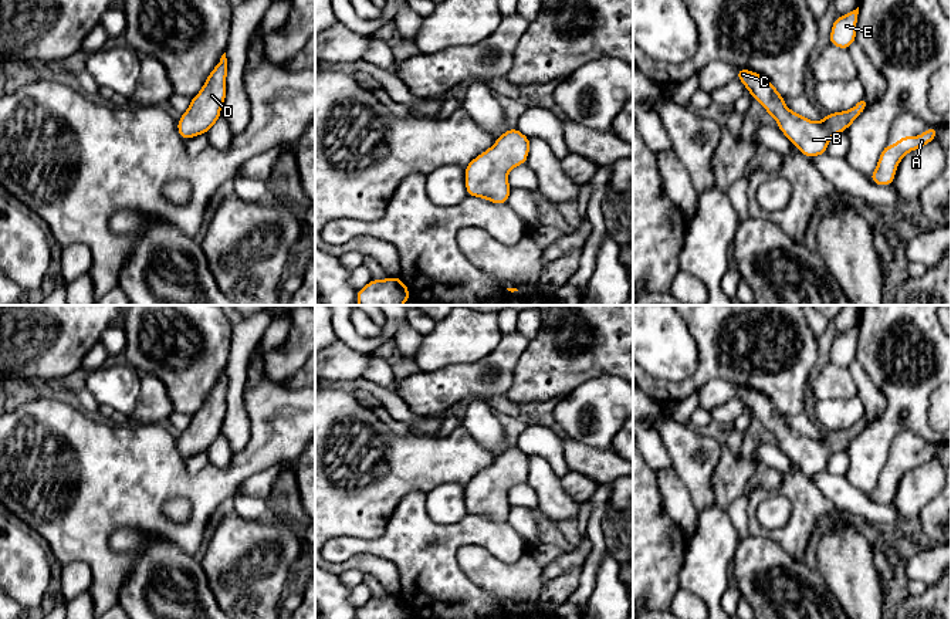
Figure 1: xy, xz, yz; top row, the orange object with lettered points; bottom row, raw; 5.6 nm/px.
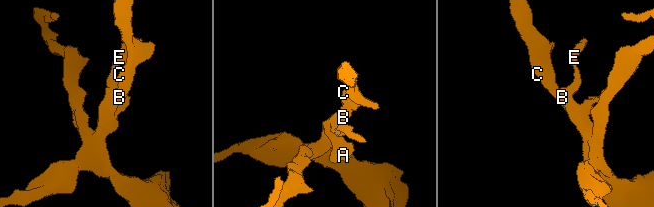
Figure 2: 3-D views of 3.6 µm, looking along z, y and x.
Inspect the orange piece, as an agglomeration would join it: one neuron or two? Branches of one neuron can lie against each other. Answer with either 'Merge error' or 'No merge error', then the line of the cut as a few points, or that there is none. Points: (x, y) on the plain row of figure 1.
No merge error. No split

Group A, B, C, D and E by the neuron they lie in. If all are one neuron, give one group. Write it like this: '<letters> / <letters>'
A B C D E

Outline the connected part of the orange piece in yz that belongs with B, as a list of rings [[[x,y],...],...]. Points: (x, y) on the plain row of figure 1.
[[[738,386],[737,396],[749,409],[752,417],[761,420],[764,427],[772,433],[781,450],[808,477],[828,471],[828,460],[837,451],[847,449],[863,430],[866,420],[857,420],[852,427],[828,432],[822,440],[813,440],[796,430],[792,430],[784,420],[774,402],[761,392]]]

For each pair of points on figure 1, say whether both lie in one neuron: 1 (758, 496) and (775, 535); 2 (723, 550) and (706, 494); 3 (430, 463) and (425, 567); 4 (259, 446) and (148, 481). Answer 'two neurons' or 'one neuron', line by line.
1: one neuron
2: two neurons
3: two neurons
4: one neuron

